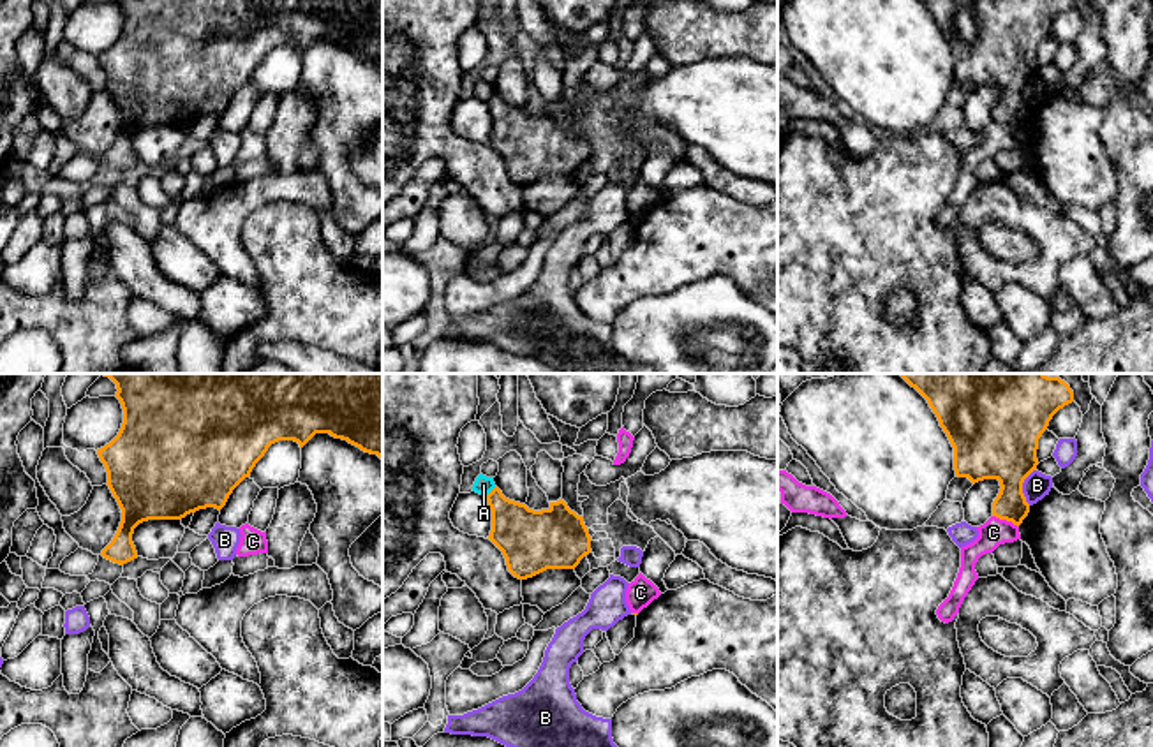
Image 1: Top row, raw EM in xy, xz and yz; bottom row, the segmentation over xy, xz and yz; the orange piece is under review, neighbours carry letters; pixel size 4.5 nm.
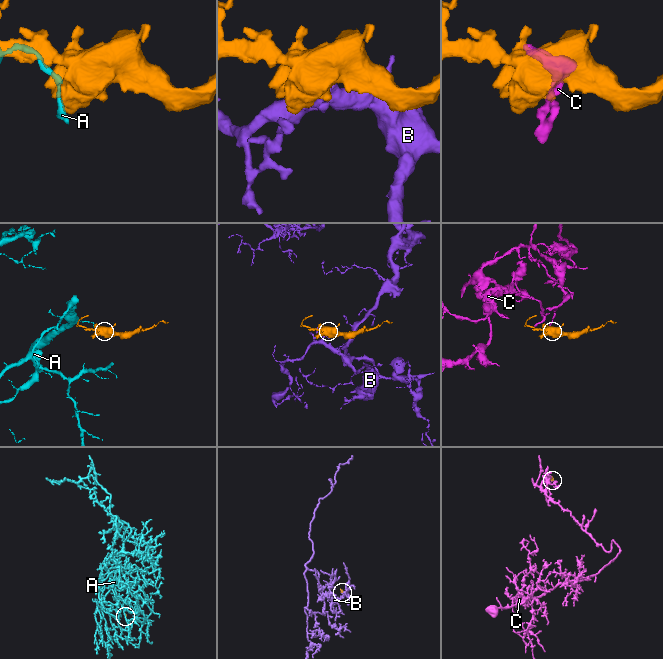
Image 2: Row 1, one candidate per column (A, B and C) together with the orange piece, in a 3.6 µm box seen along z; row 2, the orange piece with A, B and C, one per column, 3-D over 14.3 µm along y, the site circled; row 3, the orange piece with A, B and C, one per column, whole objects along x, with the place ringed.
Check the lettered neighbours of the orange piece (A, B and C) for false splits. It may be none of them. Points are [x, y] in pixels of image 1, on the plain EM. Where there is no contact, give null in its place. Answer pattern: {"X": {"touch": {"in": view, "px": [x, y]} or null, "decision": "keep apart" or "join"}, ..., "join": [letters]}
{"A": {"touch": {"in": "xz", "px": [492, 96]}, "decision": "keep apart"}, "B": {"touch": {"in": "yz", "px": [1021, 92]}, "decision": "keep apart"}, "C": {"touch": {"in": "yz", "px": [1005, 124]}, "decision": "keep apart"}, "join": []}

